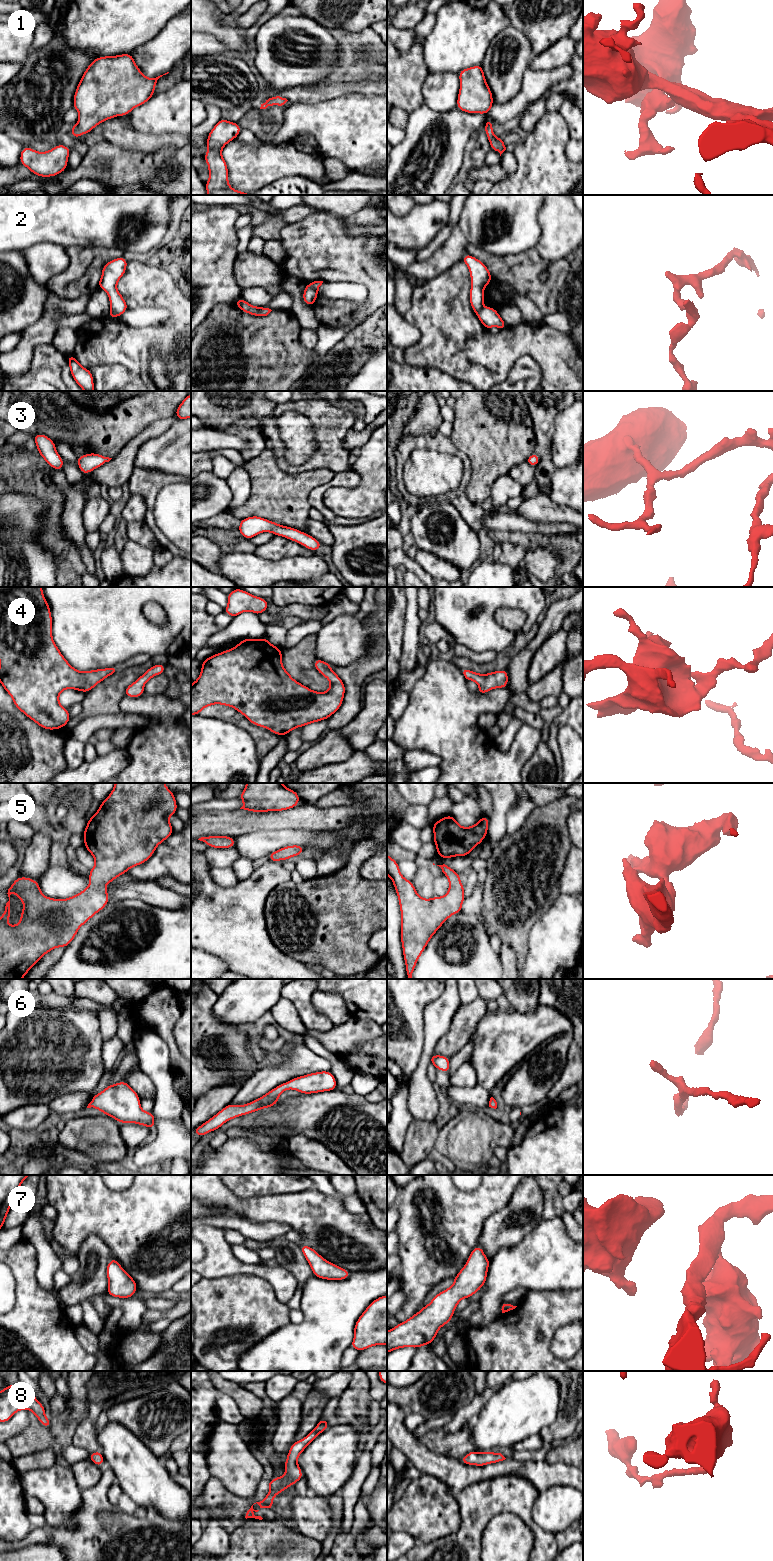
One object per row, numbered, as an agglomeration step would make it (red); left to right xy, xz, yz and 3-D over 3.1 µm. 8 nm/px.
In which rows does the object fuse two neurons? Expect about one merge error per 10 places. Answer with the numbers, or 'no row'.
2

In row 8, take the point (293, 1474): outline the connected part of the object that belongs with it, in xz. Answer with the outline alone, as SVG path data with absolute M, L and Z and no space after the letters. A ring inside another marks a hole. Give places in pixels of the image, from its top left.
M320 1419L316 1427L302 1440L295 1441L287 1454L286 1462L284 1464L284 1469L286 1474L282 1477L275 1477L272 1481L266 1482L270 1487L269 1493L266 1497L260 1501L256 1502L260 1508L267 1508L273 1511L272 1501L278 1493L285 1491L289 1486L294 1485L298 1482L304 1475L301 1472L300 1466L297 1463L298 1456L305 1450L305 1448L323 1431L329 1427L329 1423L325 1419ZM254 1503L254 1504L256 1504ZM253 1504L253 1505L254 1505ZM253 1505L247 1511L245 1518L255 1518L262 1520L261 1516L255 1516L253 1512L258 1512L259 1510L254 1510Z

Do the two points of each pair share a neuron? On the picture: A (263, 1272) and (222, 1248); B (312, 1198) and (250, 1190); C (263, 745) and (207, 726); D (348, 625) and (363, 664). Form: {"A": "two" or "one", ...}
{"A": "one", "B": "two", "C": "two", "D": "two"}

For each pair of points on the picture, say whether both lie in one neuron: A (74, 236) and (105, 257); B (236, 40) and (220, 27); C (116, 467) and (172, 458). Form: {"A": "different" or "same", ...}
{"A": "different", "B": "same", "C": "different"}

